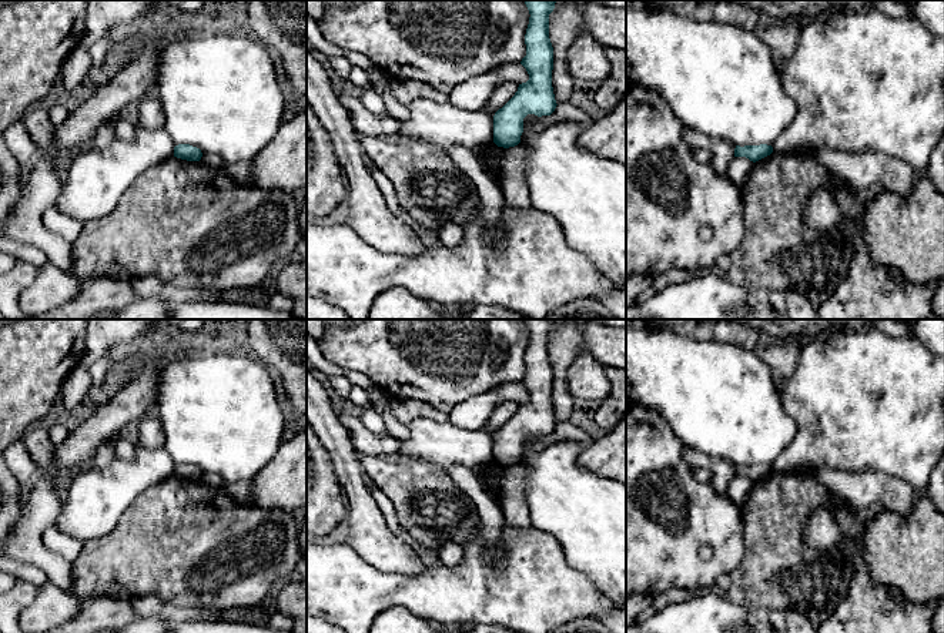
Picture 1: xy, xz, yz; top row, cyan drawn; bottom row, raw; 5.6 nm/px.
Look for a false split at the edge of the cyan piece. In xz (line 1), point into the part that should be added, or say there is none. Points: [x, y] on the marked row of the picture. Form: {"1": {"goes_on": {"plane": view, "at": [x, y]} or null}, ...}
{"1": {"goes_on": null}}

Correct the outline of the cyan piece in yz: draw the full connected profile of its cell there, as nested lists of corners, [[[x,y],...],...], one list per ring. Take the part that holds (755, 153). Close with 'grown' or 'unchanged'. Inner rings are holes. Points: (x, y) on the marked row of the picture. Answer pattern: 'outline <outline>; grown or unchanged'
outline [[[767,144],[760,145],[736,145],[734,148],[734,157],[746,157],[750,161],[756,163],[773,153],[773,147]]]; unchanged

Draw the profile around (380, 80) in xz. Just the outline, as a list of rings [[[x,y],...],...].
[[[376,66],[368,74],[371,87],[378,91],[385,103],[385,113],[398,120],[409,118],[408,106],[401,104],[391,93],[392,77],[389,77],[384,70],[378,68]]]

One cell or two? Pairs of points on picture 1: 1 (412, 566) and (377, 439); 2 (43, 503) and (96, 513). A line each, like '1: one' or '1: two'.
1: two
2: two

